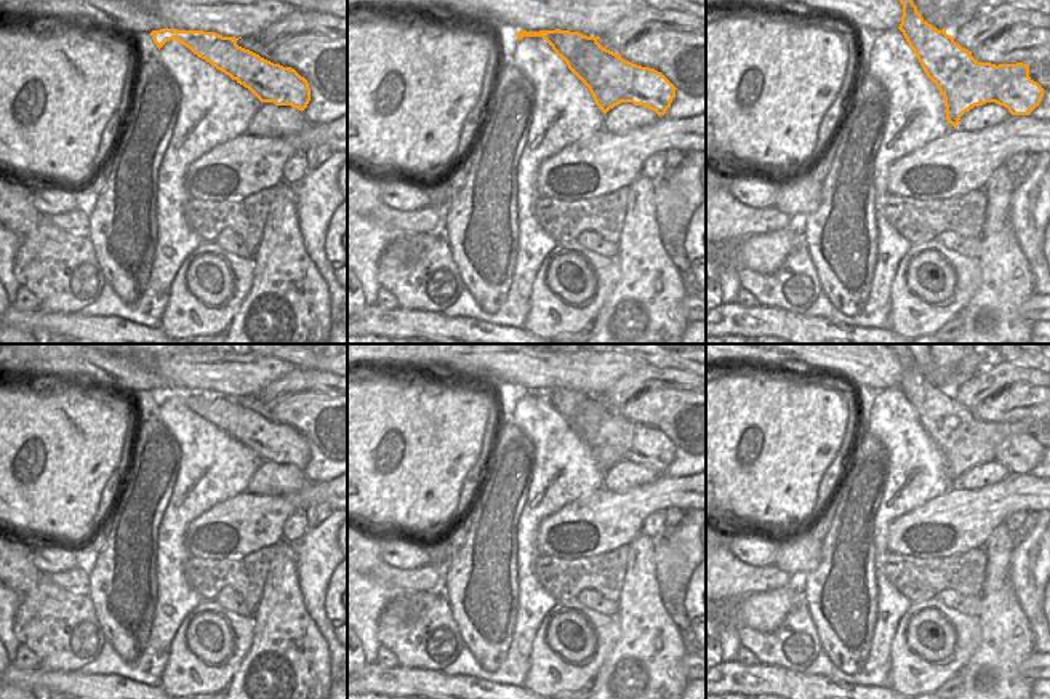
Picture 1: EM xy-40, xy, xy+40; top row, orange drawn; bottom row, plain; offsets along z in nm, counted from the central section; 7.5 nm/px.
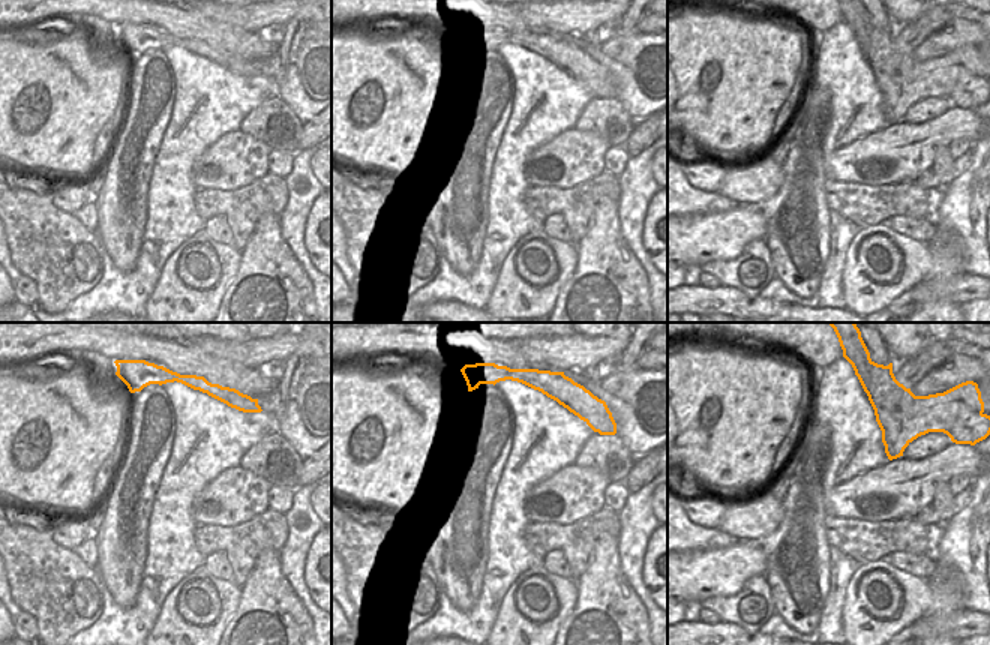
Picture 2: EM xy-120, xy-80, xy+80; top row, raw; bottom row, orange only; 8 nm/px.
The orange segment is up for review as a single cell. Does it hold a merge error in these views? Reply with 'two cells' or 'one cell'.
two cells

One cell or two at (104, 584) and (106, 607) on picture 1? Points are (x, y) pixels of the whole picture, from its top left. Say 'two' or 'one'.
one

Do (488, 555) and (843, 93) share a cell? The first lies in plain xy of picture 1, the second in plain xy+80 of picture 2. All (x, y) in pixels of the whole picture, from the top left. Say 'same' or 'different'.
different

